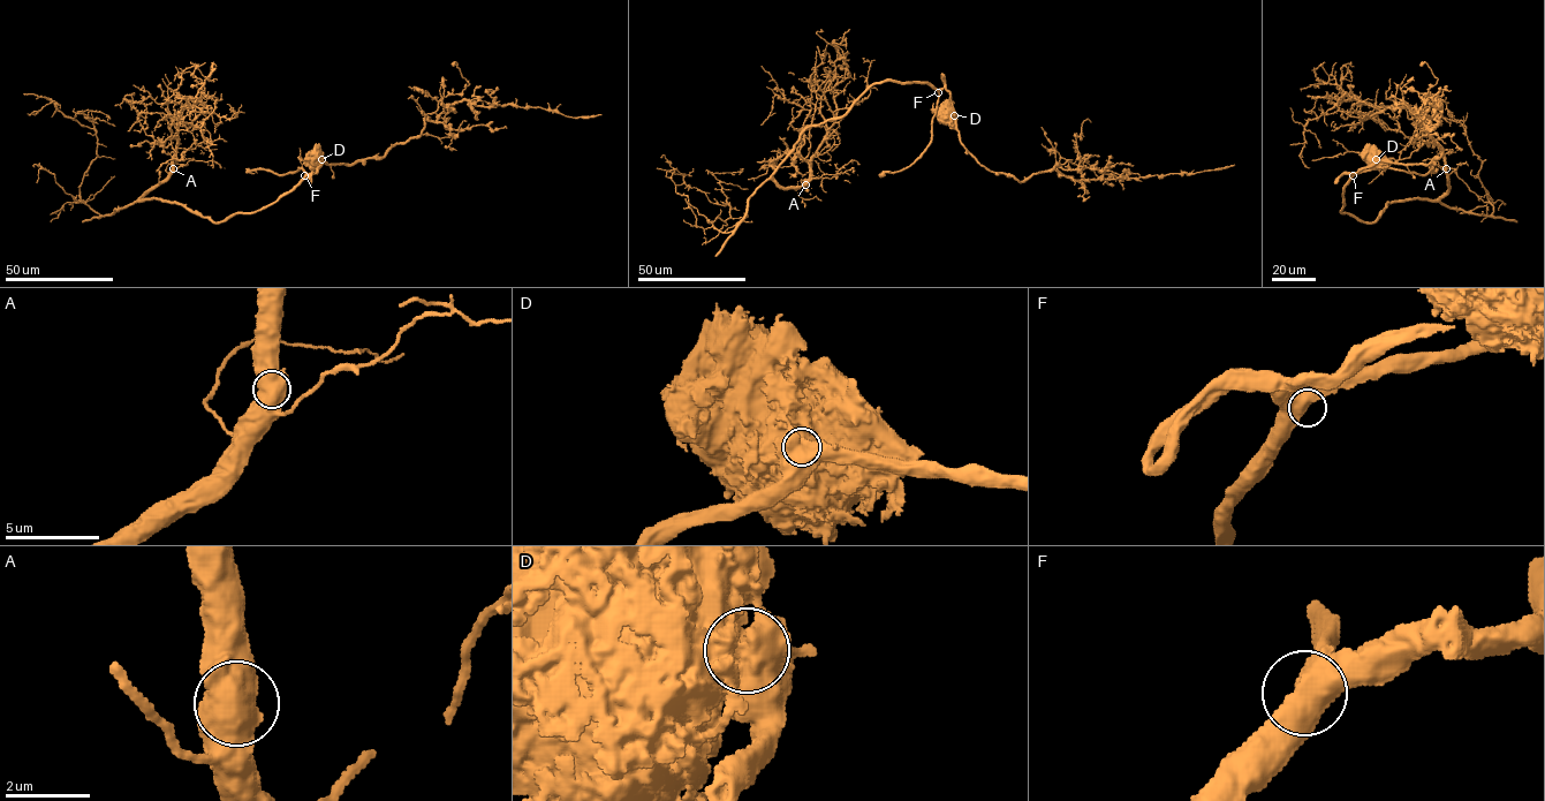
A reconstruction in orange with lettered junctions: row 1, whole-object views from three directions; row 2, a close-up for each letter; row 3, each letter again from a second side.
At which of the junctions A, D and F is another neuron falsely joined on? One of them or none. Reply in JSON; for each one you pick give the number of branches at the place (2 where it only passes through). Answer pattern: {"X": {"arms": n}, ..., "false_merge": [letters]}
{"D": {"arms": 2}, "false_merge": ["D"]}

